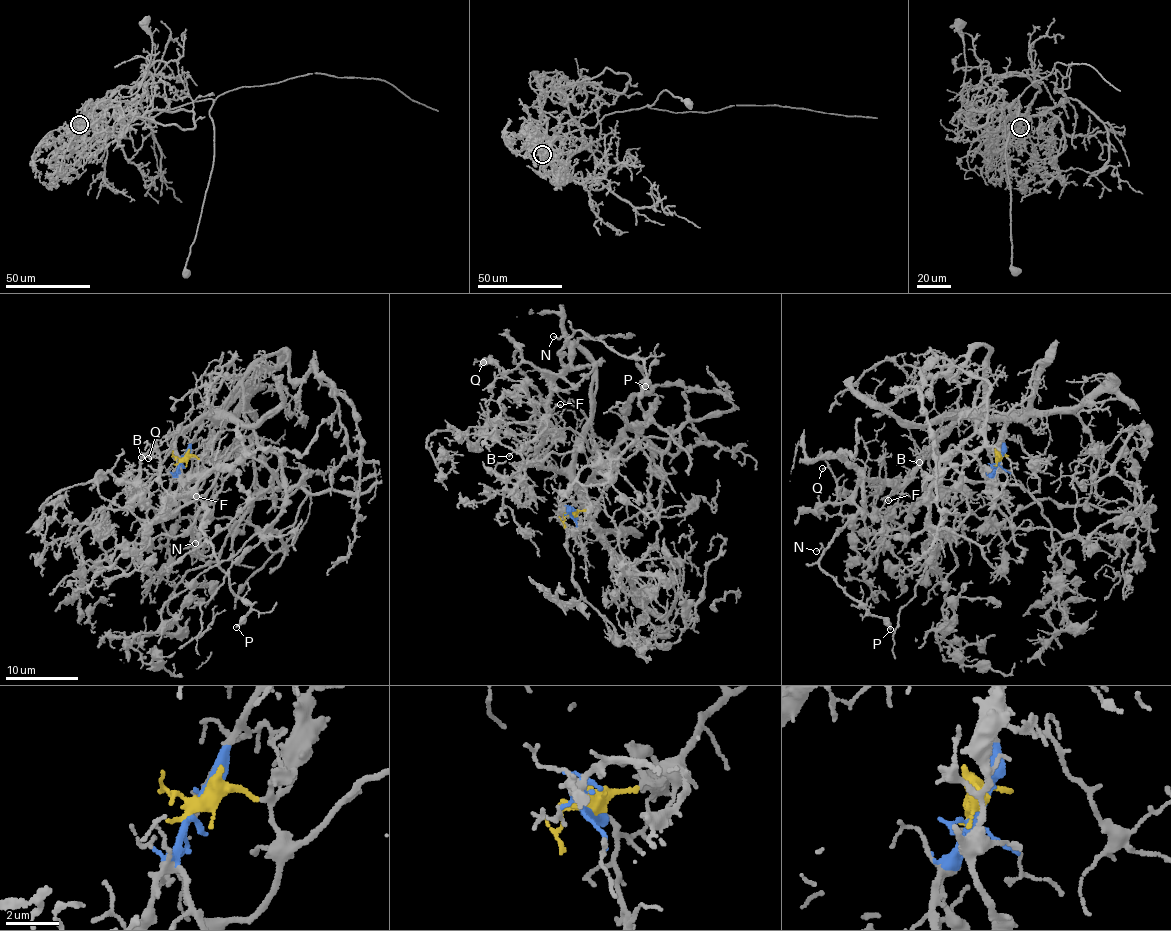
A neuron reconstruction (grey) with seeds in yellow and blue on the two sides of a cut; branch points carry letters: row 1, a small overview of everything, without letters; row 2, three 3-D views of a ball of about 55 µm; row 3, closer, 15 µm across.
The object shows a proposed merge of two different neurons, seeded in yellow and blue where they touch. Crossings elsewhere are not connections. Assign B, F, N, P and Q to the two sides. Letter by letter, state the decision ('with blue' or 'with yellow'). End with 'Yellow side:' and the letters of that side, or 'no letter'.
B: with blue
F: with blue
N: with blue
P: with blue
Q: with blue
Yellow side: no letter

